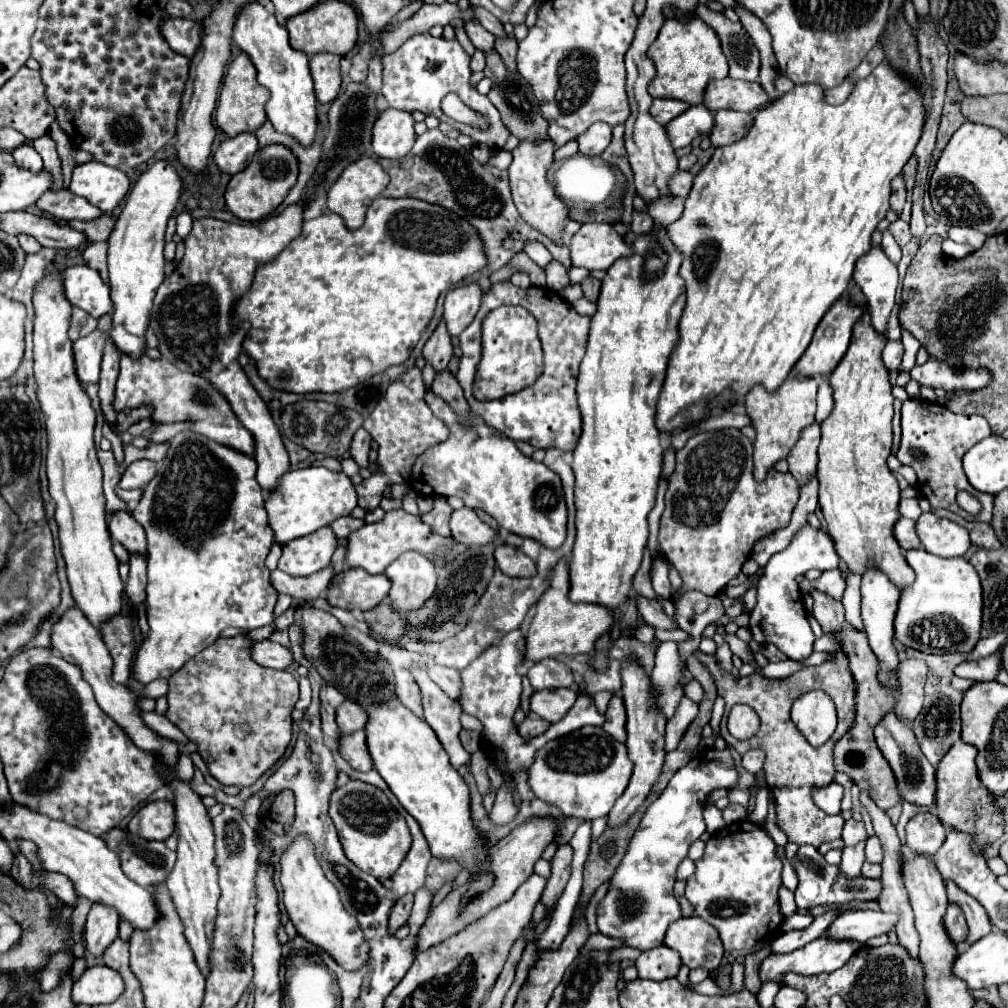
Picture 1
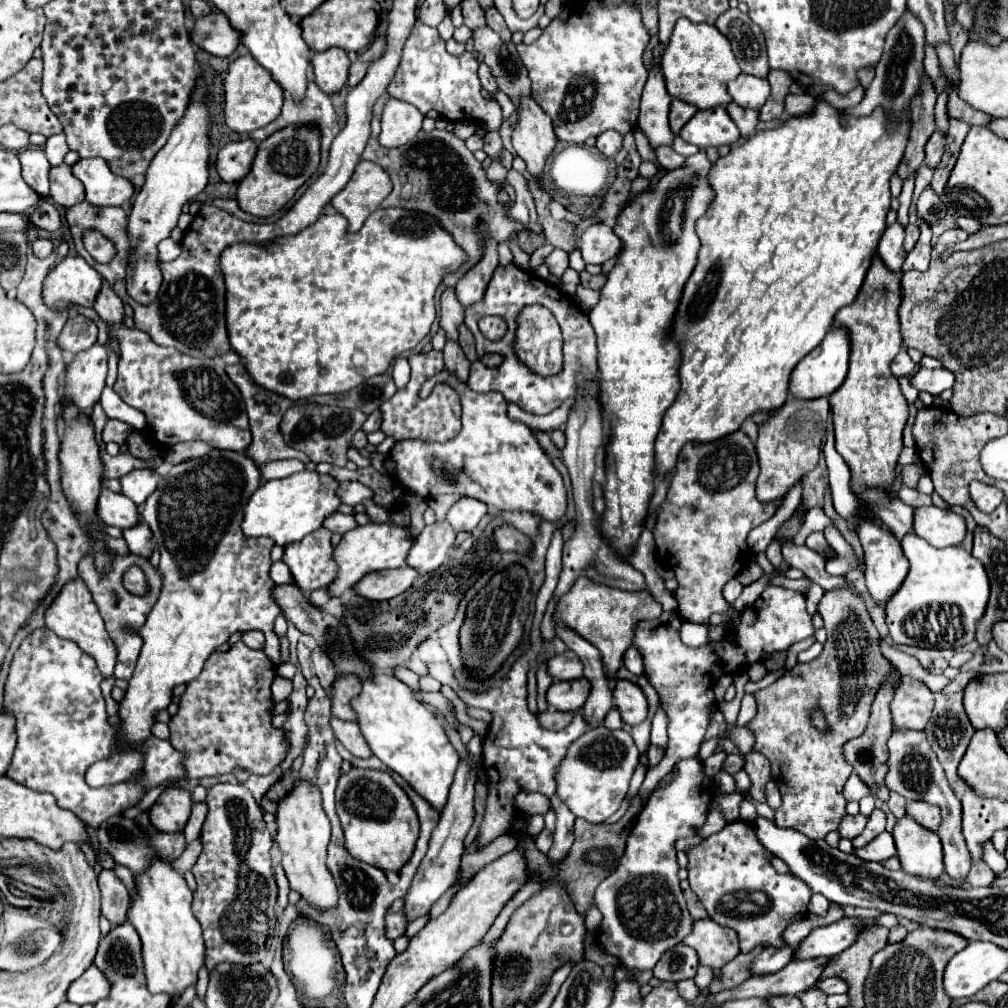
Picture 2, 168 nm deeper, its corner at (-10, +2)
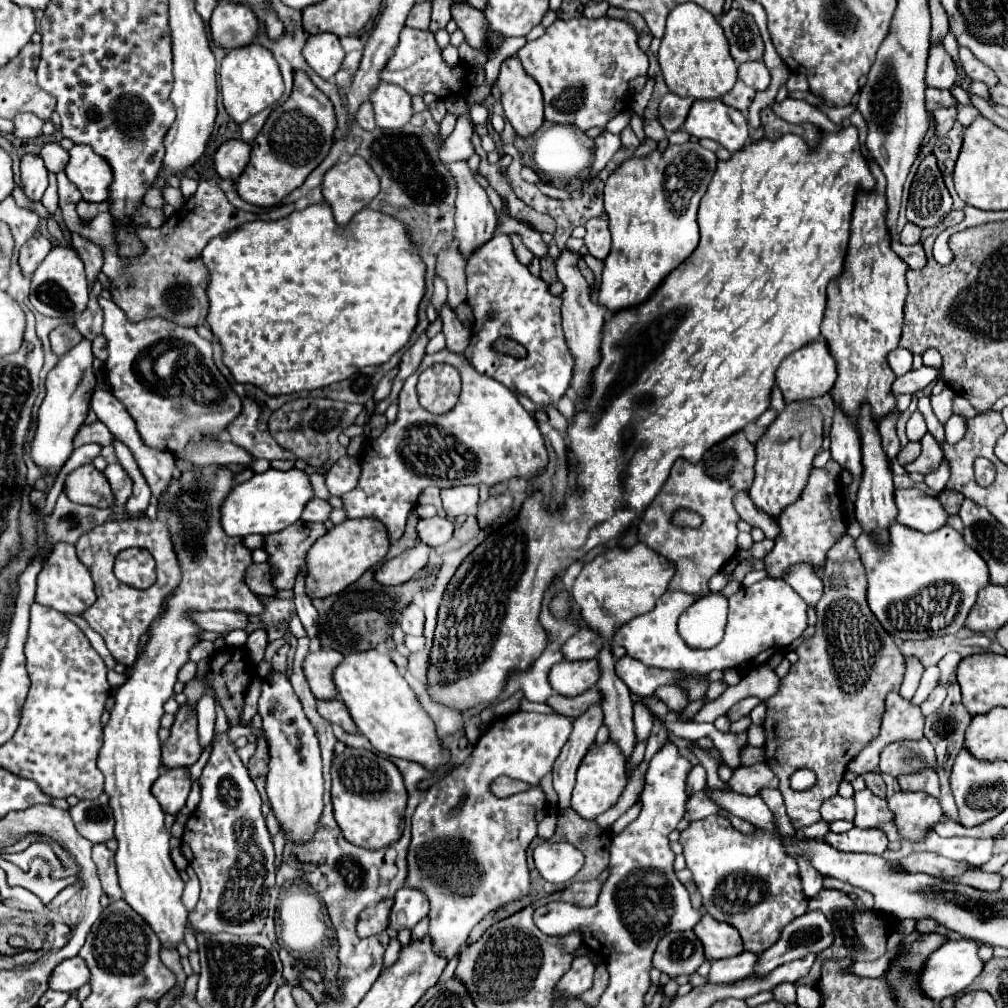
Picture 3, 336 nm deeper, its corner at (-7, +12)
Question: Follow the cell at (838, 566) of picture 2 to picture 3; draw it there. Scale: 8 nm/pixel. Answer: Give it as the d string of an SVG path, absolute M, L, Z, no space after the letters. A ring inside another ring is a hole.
M894 523L890 525L890 545L886 549L874 545L868 535L860 535L856 551L866 569L868 605L882 627L898 639L930 639L958 633L980 589L988 583L984 559L950 525L934 533L920 533Z

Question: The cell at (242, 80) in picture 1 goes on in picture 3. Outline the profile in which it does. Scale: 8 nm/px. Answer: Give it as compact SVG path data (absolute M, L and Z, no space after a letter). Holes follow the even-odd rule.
M250 43L244 47L230 49L226 57L220 63L220 91L222 91L222 103L228 111L228 115L236 123L244 123L246 119L254 117L266 107L272 107L280 101L284 93L284 81L278 69L278 63L274 61L272 53L264 49L260 43Z

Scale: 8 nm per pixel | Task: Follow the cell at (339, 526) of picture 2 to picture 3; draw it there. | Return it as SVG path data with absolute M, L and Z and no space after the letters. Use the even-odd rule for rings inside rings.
M312 499L312 501L308 501L308 505L304 507L304 515L302 515L302 519L304 521L328 521L328 517L330 517L330 511L332 511L332 507L330 507L330 503L328 501L322 501L322 499Z

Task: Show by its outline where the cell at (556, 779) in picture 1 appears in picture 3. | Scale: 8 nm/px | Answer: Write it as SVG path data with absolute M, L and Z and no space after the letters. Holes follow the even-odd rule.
M608 739L604 745L594 743L586 751L586 755L578 767L576 785L572 791L572 809L584 819L596 819L600 813L608 811L624 791L624 785L626 785L624 765L626 765L626 757L612 739Z

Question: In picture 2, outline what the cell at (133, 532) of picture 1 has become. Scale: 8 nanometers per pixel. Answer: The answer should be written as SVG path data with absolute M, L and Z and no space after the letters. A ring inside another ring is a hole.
M101 487L99 499L97 499L99 521L125 529L127 525L135 525L135 513L137 513L137 505L131 499L107 487Z

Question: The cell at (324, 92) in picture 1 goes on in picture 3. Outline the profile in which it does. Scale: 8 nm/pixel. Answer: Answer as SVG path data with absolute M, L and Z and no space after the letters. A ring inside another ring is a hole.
M320 33L314 37L308 37L306 47L302 51L306 63L322 77L332 79L336 71L340 69L344 61L344 49L340 45L340 39L332 33Z

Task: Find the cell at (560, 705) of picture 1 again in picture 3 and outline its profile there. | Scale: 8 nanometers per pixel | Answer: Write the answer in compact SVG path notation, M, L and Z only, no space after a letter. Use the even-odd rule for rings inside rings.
M562 661L550 671L550 685L558 691L588 691L600 677L598 661Z

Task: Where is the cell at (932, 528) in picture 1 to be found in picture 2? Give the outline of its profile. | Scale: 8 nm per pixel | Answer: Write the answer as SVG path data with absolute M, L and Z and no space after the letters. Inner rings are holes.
M929 505L915 509L913 531L919 537L927 539L933 547L949 547L949 545L961 545L967 527L961 515L955 515L949 509Z

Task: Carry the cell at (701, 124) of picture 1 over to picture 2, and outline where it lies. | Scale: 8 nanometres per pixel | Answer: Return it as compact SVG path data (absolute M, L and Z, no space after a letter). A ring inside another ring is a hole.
M711 107L697 111L691 121L679 133L687 143L705 147L721 147L733 145L741 139L737 125L727 115L725 107Z

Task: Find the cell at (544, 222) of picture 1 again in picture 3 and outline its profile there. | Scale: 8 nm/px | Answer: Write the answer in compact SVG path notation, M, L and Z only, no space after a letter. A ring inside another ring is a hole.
M508 57L502 61L498 87L502 91L502 107L506 119L514 127L518 137L534 135L544 123L544 103L542 91L536 81L532 81L518 57Z

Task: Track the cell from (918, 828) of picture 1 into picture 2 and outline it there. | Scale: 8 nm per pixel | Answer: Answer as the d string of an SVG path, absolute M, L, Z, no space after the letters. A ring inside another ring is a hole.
M909 801L907 803L907 815L913 817L915 821L919 821L923 827L937 831L939 821L941 821L941 813L937 805L925 803L925 801Z

